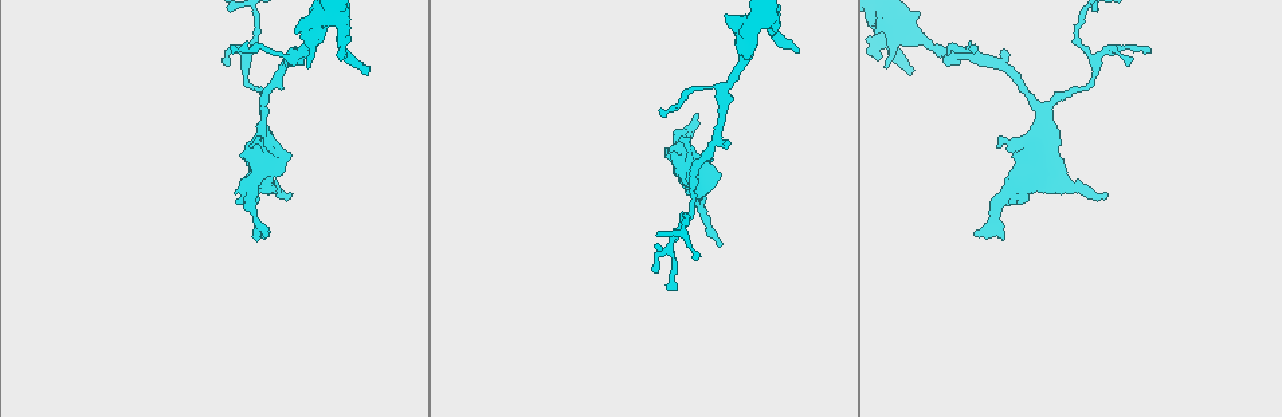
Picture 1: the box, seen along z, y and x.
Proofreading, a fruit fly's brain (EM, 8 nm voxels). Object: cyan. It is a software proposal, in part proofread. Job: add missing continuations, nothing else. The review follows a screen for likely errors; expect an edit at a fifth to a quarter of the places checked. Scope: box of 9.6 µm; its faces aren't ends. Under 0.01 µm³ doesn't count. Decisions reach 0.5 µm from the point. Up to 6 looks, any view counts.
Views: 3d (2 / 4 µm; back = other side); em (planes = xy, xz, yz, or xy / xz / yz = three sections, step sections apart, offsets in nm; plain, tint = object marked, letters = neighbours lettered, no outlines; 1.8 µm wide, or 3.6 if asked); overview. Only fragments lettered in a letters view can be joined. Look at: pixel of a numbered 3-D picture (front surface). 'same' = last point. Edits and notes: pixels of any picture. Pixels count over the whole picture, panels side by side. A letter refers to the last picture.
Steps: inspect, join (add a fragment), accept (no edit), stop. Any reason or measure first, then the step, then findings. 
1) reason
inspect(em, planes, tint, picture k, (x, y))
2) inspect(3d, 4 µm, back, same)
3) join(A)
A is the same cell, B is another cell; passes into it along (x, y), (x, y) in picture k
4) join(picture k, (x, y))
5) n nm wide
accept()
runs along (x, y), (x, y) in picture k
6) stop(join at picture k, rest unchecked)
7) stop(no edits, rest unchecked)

tapers out
inspect(3d, 4 µm, picture 1, (231, 49))

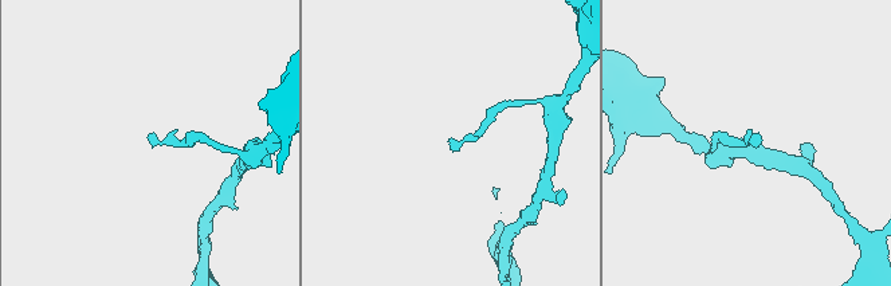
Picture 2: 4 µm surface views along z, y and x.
inspect(em, planes, letters, picture 2, (762, 140))

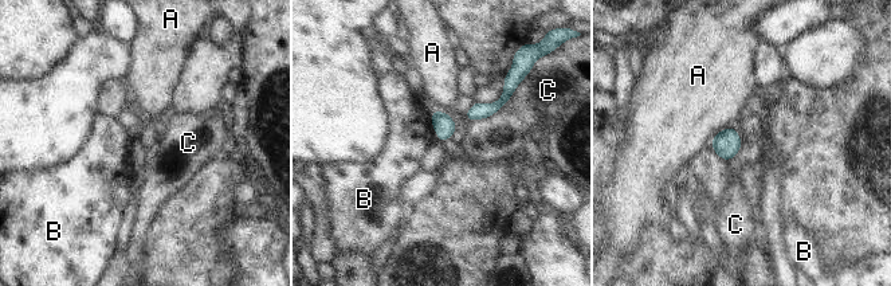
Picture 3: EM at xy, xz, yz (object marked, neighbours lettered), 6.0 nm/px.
accept()
A, B and C are other cells; border along (432, 109), (430, 116) in picture 3; none of them fits

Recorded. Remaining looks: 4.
branch stops here
inspect(em, planes, letters, picture 1, (368, 73))

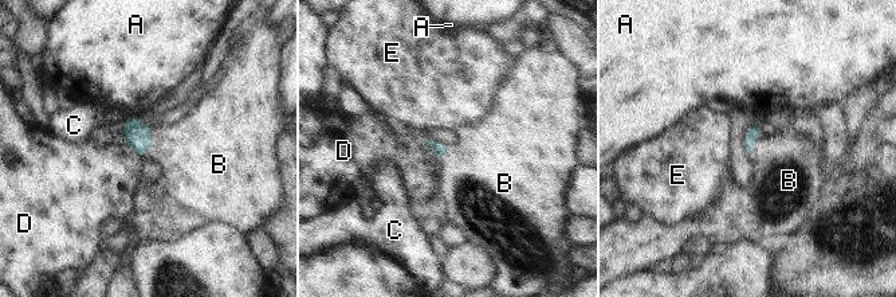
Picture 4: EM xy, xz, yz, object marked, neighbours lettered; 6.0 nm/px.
B touches over 160 nm
join(B)
B is the same cell, A, C, D and E are other cells; it goes on there

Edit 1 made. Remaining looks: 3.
an open end
inspect(3d, 2 µm, picture 1, (288, 194))

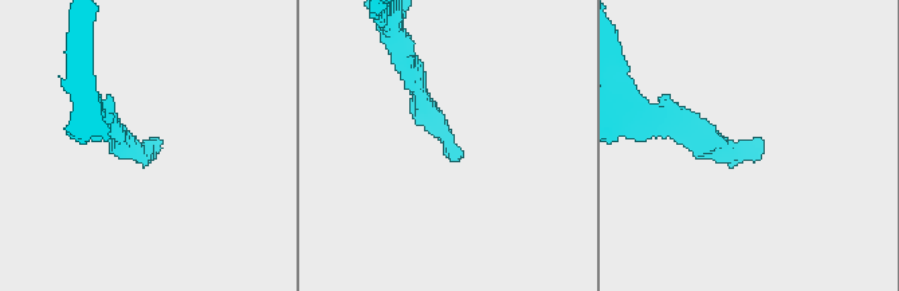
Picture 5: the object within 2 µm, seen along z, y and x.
now the EM
inspect(em, planes, letters, picture 5, (762, 143))

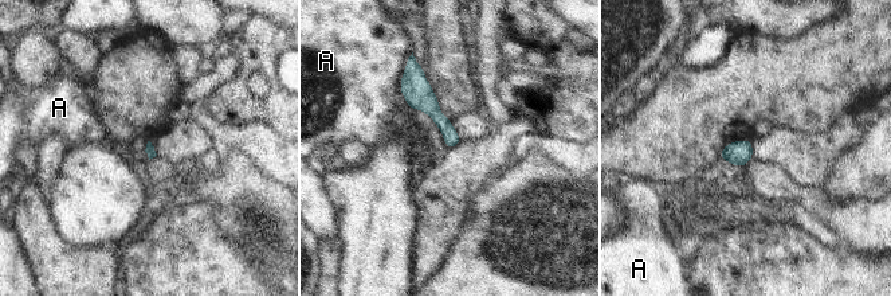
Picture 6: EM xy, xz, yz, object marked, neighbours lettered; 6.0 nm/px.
accept()
A is another cell; runs along (408, 78), (455, 141) in picture 6; none of them fits

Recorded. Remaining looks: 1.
stop(join at picture 4, rest unchecked)

